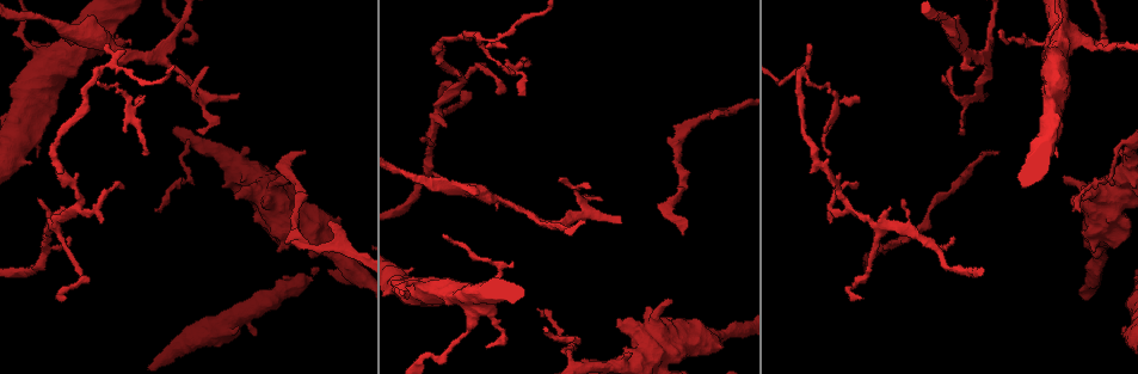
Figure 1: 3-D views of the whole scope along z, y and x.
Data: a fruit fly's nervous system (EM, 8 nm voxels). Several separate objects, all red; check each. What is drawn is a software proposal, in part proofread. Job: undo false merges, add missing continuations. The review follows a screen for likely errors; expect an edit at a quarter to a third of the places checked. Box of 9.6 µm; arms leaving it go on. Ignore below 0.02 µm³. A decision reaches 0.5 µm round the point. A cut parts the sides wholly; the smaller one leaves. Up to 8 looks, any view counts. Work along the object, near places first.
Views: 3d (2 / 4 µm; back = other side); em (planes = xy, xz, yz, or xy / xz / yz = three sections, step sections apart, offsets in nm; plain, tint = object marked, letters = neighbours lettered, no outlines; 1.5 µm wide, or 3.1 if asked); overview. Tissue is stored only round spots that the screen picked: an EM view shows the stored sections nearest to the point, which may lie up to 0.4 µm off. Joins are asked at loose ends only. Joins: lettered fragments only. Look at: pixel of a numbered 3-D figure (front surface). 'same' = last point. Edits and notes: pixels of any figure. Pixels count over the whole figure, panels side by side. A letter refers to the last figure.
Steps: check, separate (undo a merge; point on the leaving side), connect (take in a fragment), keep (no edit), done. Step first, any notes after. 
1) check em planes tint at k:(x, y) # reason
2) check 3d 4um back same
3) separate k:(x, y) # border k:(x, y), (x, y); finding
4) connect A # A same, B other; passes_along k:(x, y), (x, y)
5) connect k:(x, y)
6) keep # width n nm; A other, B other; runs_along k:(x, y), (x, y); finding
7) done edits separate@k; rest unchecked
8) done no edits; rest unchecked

check em 3.1um planes letters at 1:(720, 345) # thick end

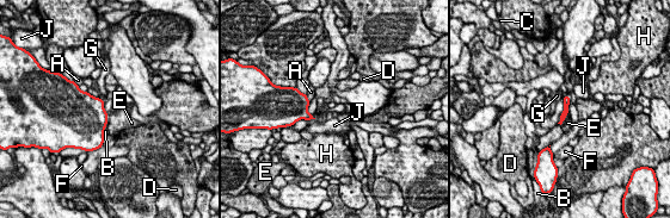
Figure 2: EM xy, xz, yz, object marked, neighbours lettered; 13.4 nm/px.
keep # A other, B other, C other, D other, E other, F other, G other, H other, J other; border 2:(108, 114), (105, 126); none of them fits

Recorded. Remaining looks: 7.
check em xz step 4 letters at 1:(1091, 194) # thick turns thin

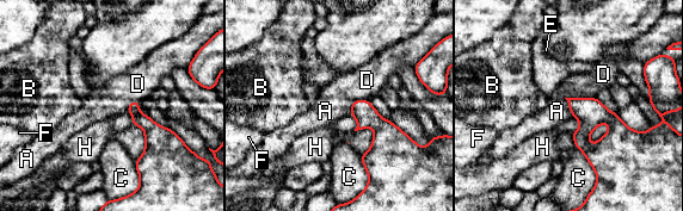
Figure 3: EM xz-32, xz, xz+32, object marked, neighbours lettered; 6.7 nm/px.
check em planes letters same # cut it another way

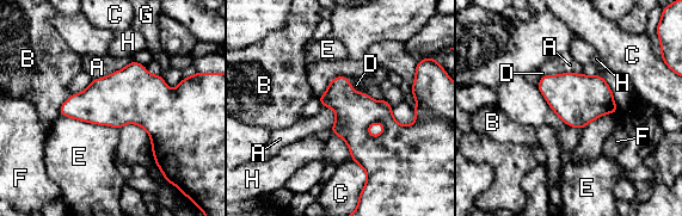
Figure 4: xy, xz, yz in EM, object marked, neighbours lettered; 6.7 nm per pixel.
keep # A other, B other, C other, D other, E other, F other, G other, H other; border 4:(61, 115), (112, 125), (118, 130); one cell here

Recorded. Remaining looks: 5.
check em planes letters at 1:(972, 70) # tapers out

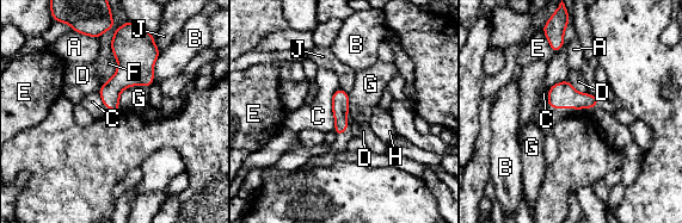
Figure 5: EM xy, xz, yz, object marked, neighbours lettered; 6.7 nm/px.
keep # width 100 nm; A other, B other, C other, D other, E other, F other, G other, H other, J other; border 5:(338, 87), (332, 95), (333, 130); none of them fits

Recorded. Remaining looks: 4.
done no edits; rest unchecked

